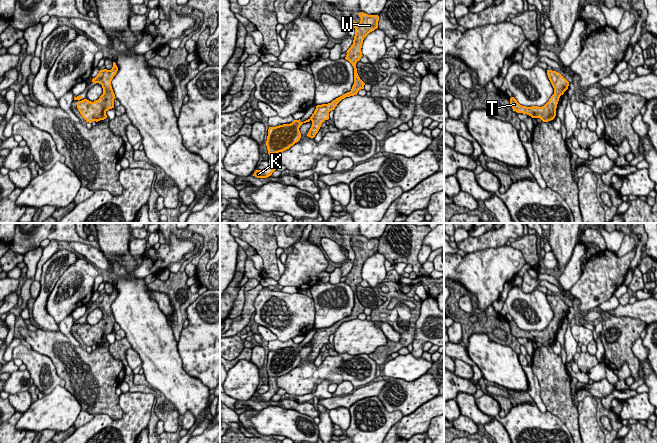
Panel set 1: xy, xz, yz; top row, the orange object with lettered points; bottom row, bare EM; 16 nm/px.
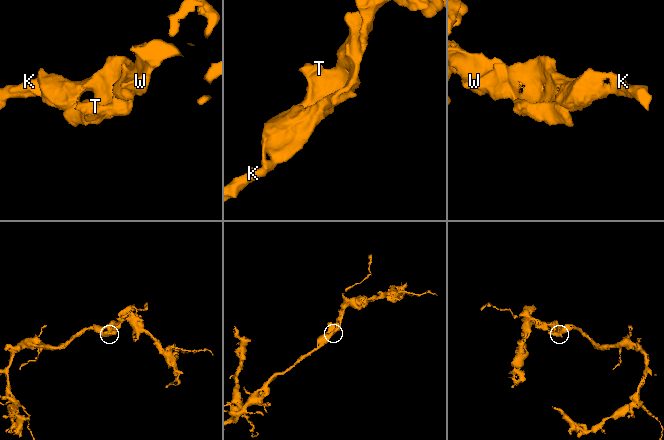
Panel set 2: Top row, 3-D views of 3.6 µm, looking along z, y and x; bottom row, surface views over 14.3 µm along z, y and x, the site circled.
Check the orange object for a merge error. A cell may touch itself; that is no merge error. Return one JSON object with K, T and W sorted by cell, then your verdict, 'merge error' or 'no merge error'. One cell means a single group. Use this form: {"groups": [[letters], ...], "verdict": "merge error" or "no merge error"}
{"groups": [["K", "T", "W"]], "verdict": "no merge error"}

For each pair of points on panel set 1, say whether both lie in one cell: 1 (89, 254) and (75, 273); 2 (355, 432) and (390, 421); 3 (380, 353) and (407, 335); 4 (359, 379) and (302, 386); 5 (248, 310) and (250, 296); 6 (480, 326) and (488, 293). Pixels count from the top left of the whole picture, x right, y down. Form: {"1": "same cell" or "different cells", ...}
{"1": "different cells", "2": "same cell", "3": "same cell", "4": "same cell", "5": "same cell", "6": "different cells"}

